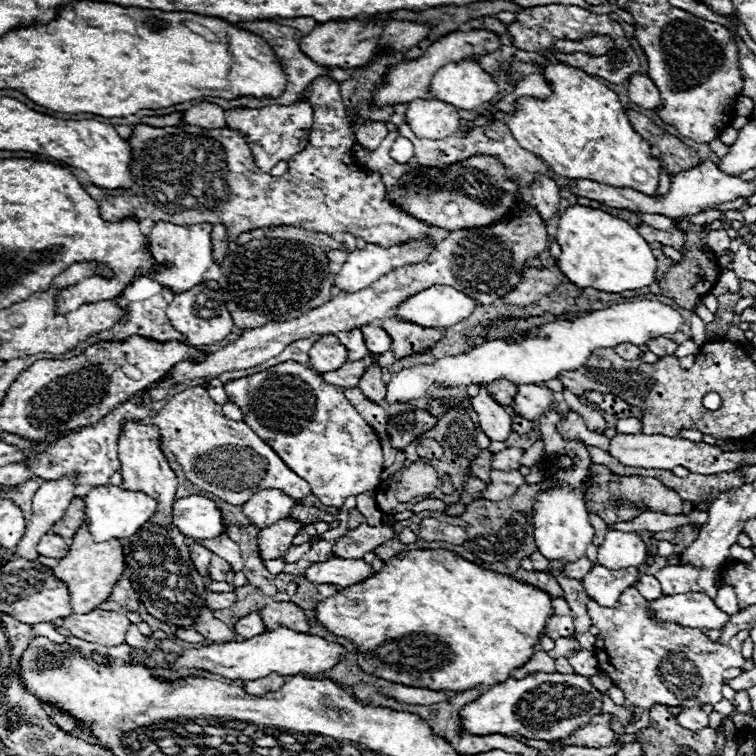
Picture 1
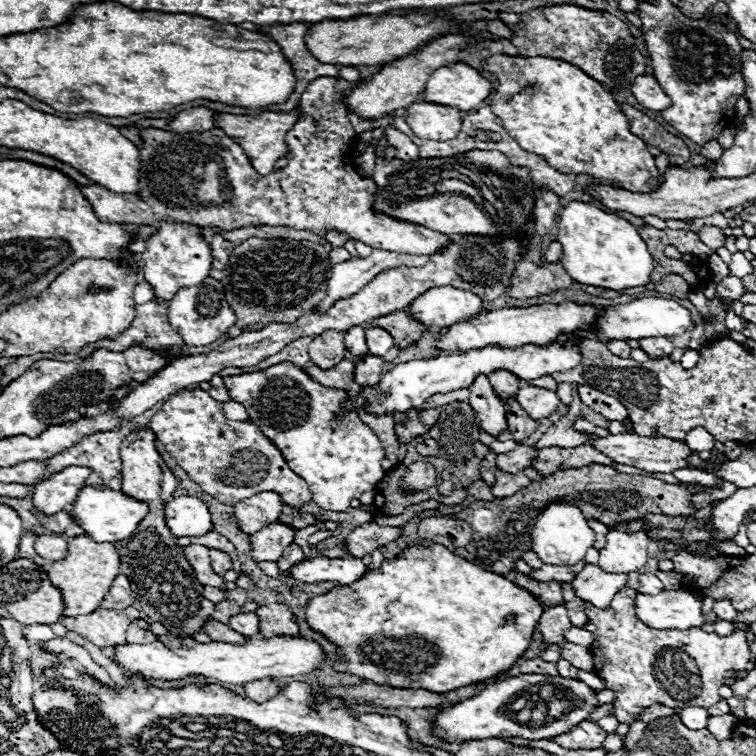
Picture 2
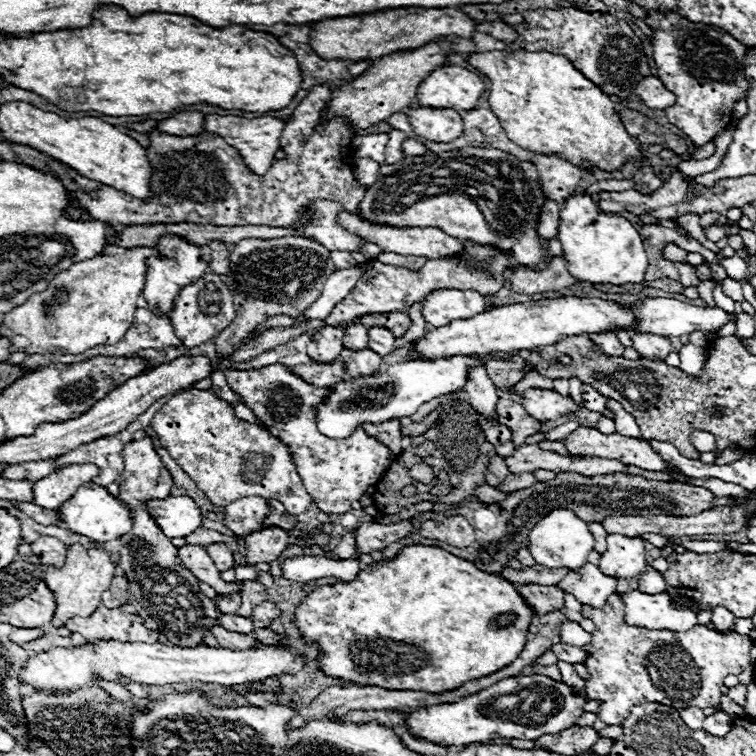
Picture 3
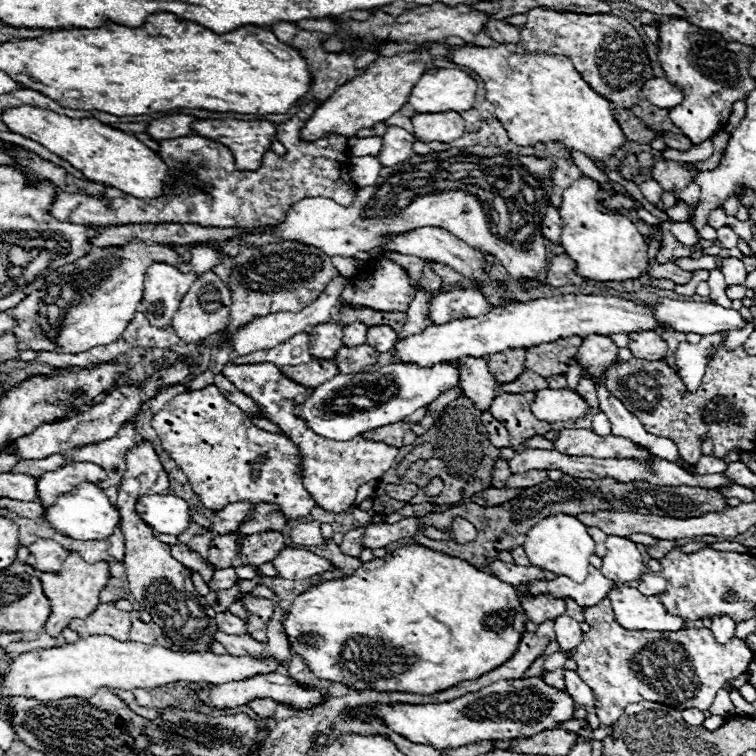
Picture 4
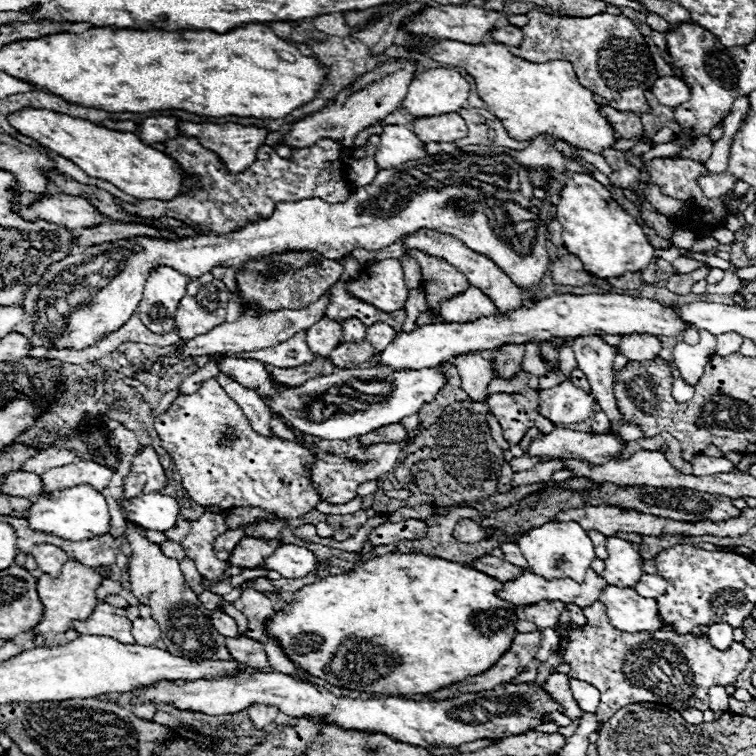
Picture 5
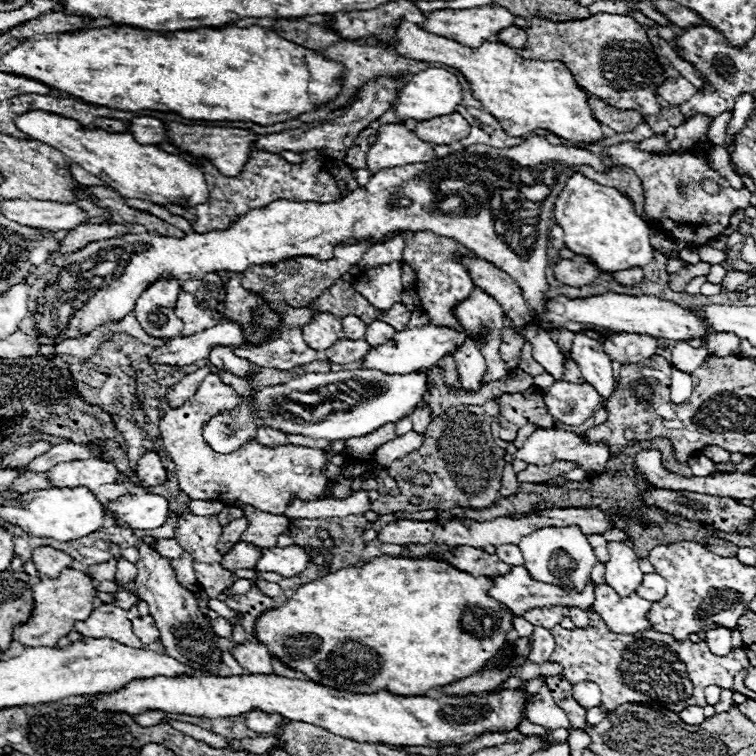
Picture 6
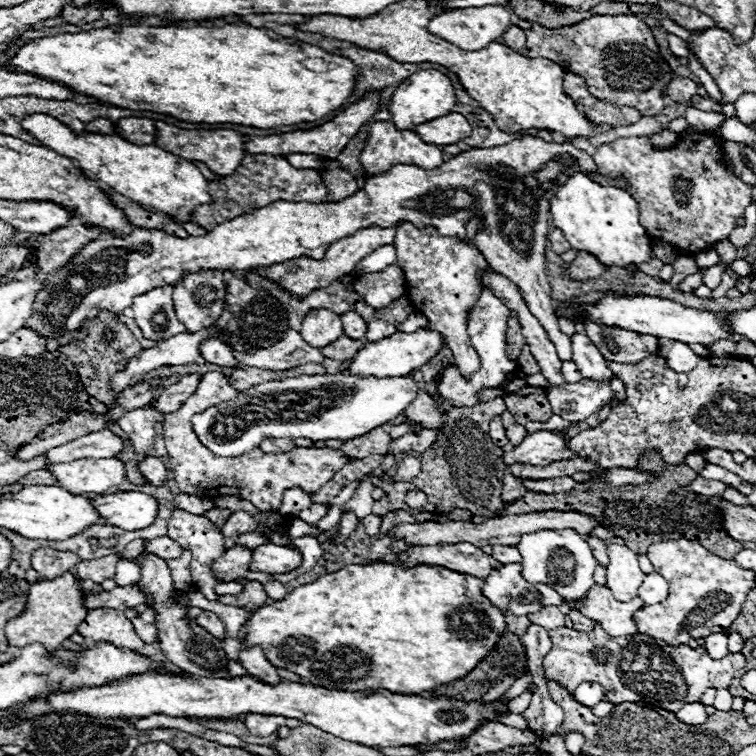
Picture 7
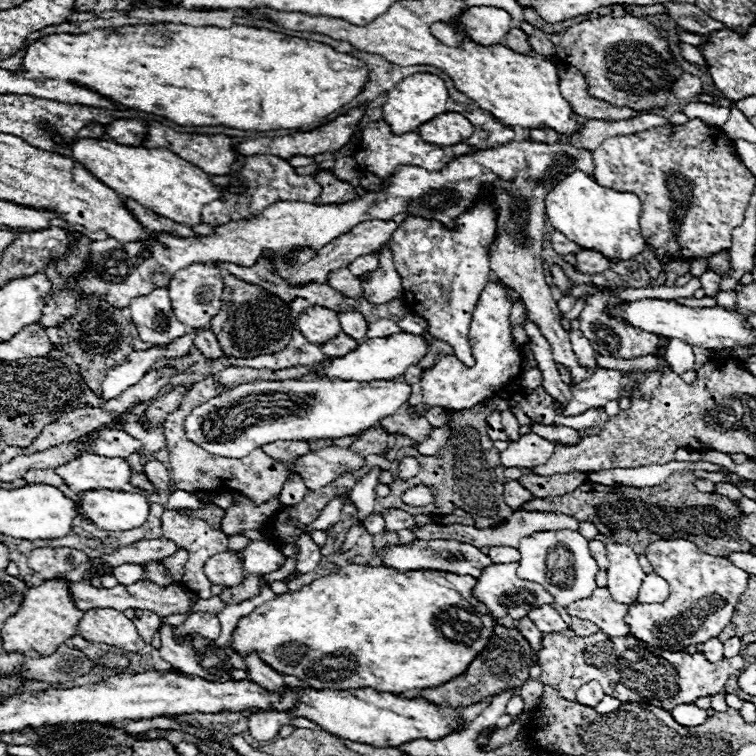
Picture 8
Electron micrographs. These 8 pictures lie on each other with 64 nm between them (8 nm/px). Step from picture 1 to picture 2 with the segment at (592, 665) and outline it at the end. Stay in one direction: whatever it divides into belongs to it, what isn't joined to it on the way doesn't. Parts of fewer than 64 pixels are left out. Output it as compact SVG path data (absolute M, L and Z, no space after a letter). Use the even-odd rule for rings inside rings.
M564 642L562 644L562 658L568 660L570 664L574 664L576 668L592 672L592 656L590 656L590 650L584 648L584 646Z

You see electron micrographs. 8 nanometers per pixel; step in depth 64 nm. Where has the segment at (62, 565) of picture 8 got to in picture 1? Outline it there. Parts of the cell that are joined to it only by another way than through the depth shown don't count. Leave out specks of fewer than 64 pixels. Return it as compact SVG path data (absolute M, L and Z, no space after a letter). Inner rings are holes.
M46 534L38 542L38 554L46 558L64 558L68 554L68 544L58 534Z

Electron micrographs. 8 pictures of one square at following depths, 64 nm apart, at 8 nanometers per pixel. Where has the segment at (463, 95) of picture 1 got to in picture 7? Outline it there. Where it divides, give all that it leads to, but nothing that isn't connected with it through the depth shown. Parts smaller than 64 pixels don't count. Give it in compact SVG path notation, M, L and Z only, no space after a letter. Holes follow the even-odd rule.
M422 70L418 74L412 74L410 78L406 78L406 82L400 82L396 86L396 90L390 98L390 104L388 104L388 112L398 130L410 130L412 126L418 126L432 118L450 114L454 104L456 104L456 96L454 96L452 82L438 70Z

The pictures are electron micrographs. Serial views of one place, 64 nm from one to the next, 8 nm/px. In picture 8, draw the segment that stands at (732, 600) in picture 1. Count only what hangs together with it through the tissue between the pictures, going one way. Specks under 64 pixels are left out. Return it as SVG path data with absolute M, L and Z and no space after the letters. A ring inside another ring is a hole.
M710 638L710 642L704 642L704 644L700 646L700 650L702 650L702 654L706 654L706 660L708 660L708 662L718 662L718 660L722 660L722 658L724 658L724 656L722 656L722 648L724 648L724 644L718 642L718 638Z

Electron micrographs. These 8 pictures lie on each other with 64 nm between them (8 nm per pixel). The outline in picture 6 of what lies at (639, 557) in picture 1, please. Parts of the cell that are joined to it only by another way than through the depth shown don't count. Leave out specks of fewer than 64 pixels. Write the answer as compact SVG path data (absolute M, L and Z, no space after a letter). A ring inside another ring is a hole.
M608 542L610 560L606 562L606 584L628 598L642 584L644 574L638 568L638 556L624 542Z

